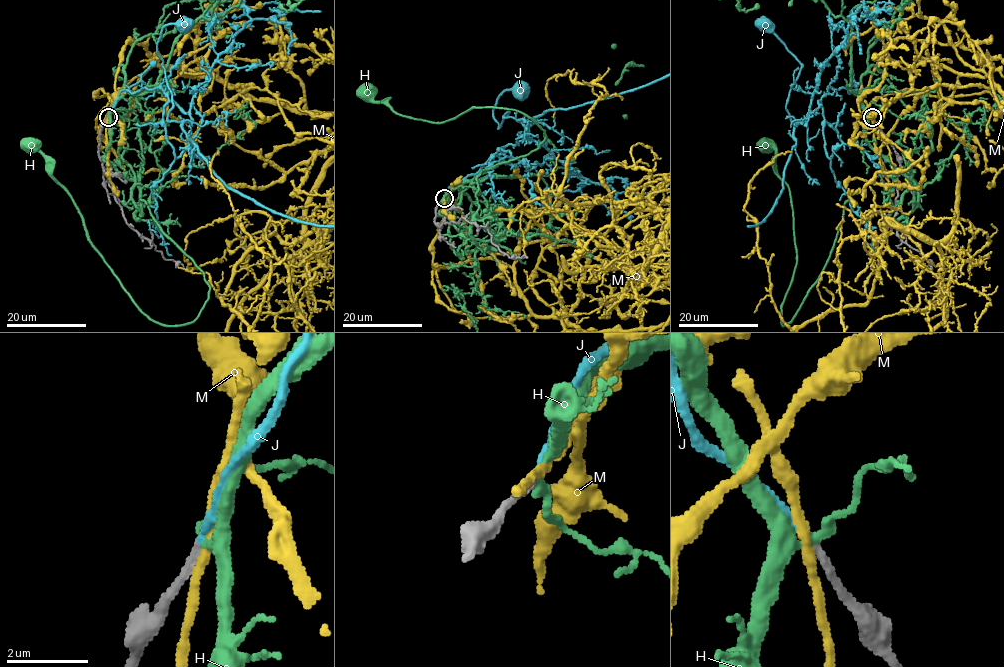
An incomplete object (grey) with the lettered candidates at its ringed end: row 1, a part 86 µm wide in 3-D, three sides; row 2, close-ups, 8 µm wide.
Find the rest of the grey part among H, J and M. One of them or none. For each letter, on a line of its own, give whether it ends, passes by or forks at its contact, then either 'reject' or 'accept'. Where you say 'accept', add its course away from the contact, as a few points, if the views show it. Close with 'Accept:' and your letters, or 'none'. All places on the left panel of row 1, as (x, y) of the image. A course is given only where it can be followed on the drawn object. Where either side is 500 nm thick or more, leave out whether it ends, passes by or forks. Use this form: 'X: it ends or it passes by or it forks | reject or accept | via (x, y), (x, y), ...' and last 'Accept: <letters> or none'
H: it forks | reject
J: it ends | accept | via (108, 117), (122, 90), (145, 87), (192, 121), (167, 118), (158, 54), (161, 30), (183, 24)
M: it passes by | reject
Accept: J

